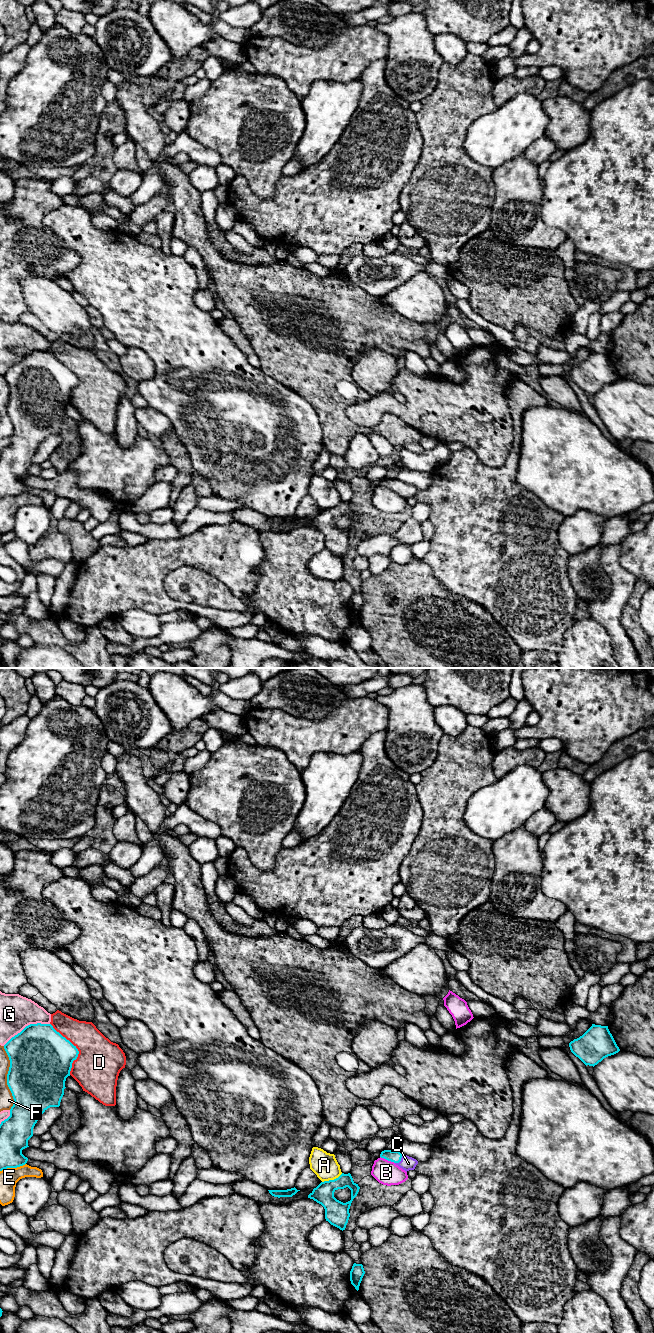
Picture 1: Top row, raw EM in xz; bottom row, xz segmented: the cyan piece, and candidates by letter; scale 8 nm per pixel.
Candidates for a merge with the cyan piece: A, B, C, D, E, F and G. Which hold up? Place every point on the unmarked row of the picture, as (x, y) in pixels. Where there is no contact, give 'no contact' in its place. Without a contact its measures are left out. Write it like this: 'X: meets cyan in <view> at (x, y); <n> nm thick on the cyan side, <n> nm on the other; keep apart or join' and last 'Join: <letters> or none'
A: meets cyan in xz at (332, 508); 180 nm thick on the cyan side, 200 nm on the other; keep apart
B: meets cyan in xz at (387, 487); 100 nm thick on the cyan side, 190 nm on the other; keep apart
C: meets cyan in xz at (400, 488); 100 nm thick on the cyan side, 120 nm on the other; join
D: meets cyan in xz at (76, 376); 420 nm thick on the cyan side, 360 nm on the other; keep apart
E: meets cyan in xz at (12, 495); 240 nm thick on the cyan side, 150 nm on the other; keep apart
F: meets cyan in xz at (7, 406); 460 nm thick on the cyan side, 110 nm on the other; keep apart
G: meets cyan in xz at (26, 354); 460 nm thick on the cyan side, 280 nm on the other; keep apart
Join: C

